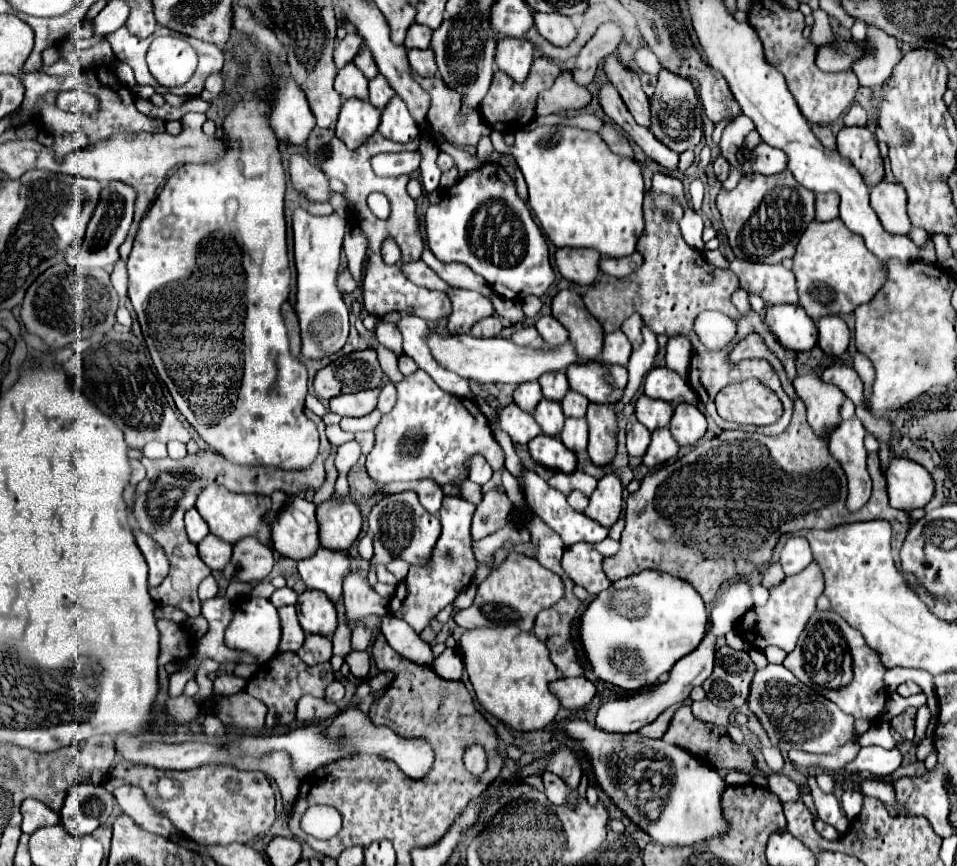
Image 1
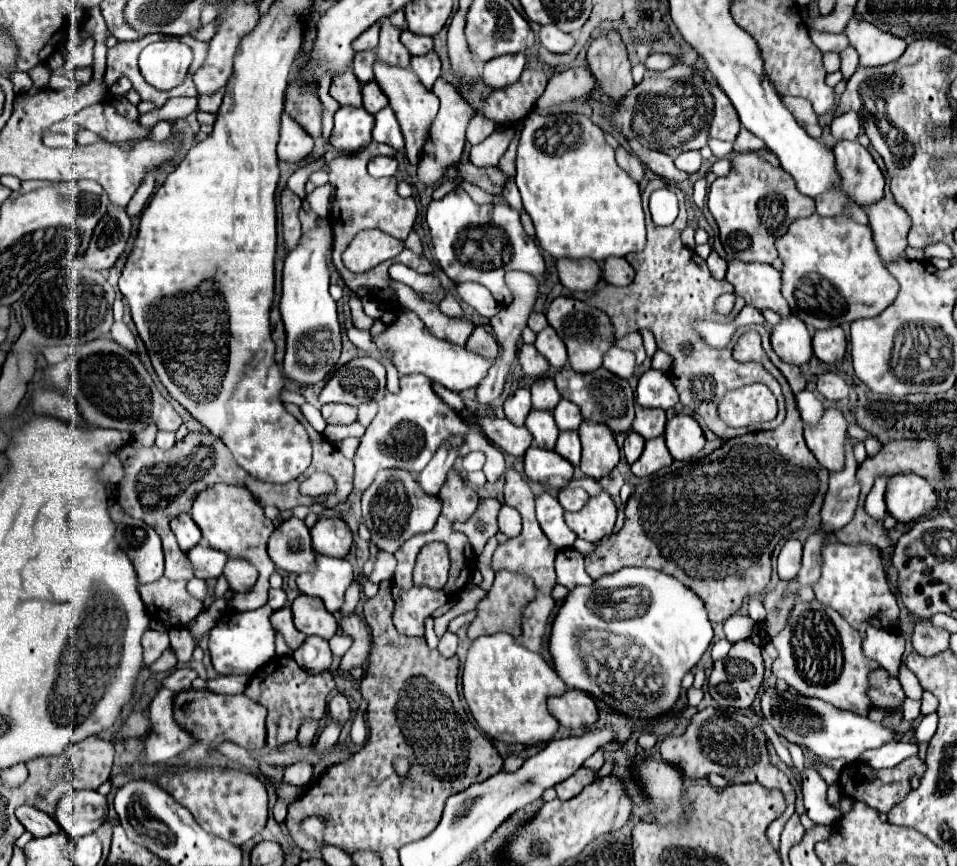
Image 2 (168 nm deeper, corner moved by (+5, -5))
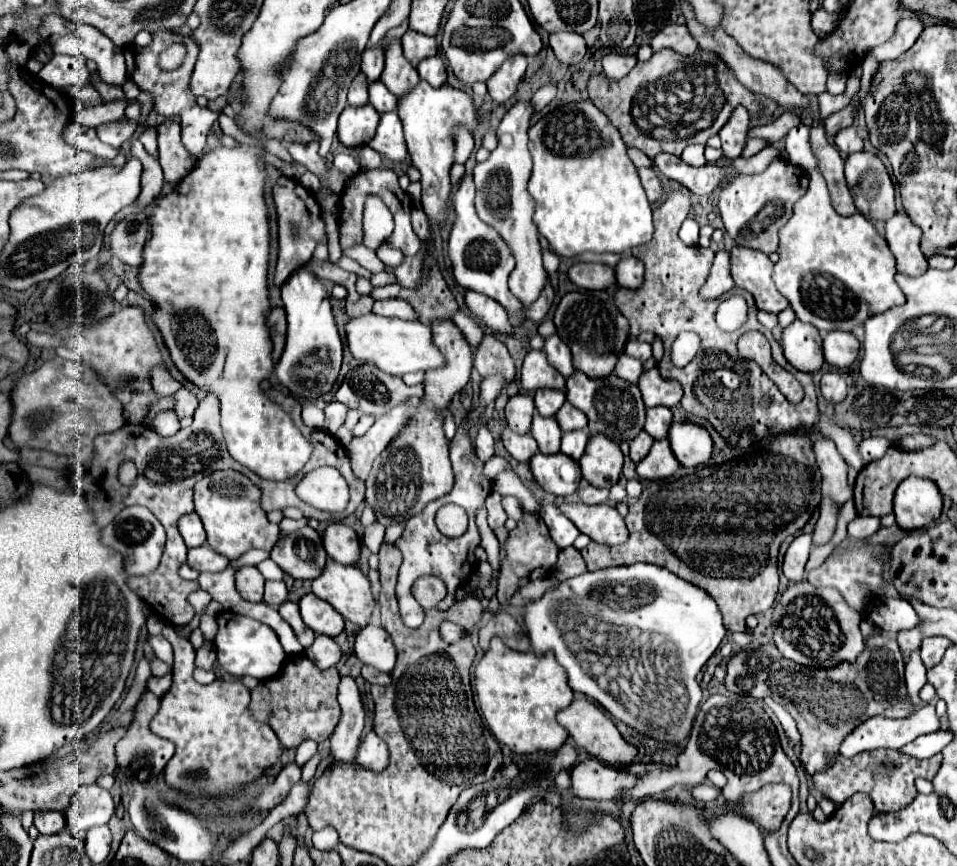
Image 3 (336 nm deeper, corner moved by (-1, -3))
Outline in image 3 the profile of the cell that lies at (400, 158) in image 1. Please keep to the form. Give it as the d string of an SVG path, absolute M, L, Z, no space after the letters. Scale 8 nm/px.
M365 146L359 152L359 164L361 164L361 168L381 168L383 160L381 160L381 154L379 152L375 152L373 148Z

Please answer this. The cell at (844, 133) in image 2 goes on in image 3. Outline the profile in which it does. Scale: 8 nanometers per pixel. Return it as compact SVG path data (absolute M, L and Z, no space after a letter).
M849 126L849 128L843 128L843 130L837 132L835 146L841 150L843 156L847 156L847 154L863 150L863 140L861 140L859 132L853 126Z

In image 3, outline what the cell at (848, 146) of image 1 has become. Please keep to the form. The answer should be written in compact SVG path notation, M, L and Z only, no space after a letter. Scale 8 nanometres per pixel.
M855 152L845 160L845 178L857 210L871 220L885 220L895 212L893 182L883 162L871 152Z

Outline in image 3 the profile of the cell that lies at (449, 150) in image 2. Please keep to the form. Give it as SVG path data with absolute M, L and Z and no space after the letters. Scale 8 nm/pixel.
M455 126L451 136L453 136L453 144L455 144L455 154L453 154L455 164L465 164L473 152L473 136L469 134L469 130L465 126Z

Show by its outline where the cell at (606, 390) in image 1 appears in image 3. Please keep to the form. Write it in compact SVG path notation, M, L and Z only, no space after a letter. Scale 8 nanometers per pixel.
M575 370L567 378L565 394L567 394L567 400L575 408L585 412L585 416L589 418L591 434L601 432L601 434L613 438L613 442L623 442L623 440L635 438L643 430L647 408L641 400L641 390L637 384L621 380L617 374L609 374L603 378L587 378L583 372Z

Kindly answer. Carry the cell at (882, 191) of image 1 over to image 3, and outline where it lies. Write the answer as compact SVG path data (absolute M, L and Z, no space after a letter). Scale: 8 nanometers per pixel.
M895 212L885 222L885 240L897 260L897 270L901 274L919 276L927 270L927 258L919 250L919 238L921 228L901 212Z

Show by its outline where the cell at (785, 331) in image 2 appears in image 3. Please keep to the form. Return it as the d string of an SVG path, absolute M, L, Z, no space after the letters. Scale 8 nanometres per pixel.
M795 320L783 330L781 348L789 364L801 372L815 372L823 364L821 336L813 326L801 320Z

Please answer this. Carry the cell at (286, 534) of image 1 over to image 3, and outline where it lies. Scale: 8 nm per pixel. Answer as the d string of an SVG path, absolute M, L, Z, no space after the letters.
M305 526L291 534L279 536L279 542L271 550L271 560L293 578L313 580L323 572L327 552L317 530Z

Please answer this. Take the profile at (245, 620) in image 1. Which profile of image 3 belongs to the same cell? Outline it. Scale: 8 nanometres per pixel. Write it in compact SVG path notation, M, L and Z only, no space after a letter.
M229 610L217 616L217 624L219 624L219 632L215 636L215 650L217 650L217 660L225 672L233 674L235 678L253 676L257 680L267 680L281 670L285 652L279 644L277 634L267 624L261 624L249 616L233 614Z

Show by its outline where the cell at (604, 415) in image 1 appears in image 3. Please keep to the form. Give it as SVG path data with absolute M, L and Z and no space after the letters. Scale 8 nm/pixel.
M593 434L587 442L587 450L579 460L583 478L597 488L611 488L617 484L623 468L621 448L605 434Z

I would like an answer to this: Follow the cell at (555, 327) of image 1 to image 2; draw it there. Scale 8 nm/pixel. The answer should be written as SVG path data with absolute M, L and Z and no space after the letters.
M547 326L545 330L541 330L541 332L537 334L535 348L547 358L547 362L549 362L553 368L561 370L561 368L567 364L565 344L563 344L563 340L557 336L557 332L555 332L551 326Z

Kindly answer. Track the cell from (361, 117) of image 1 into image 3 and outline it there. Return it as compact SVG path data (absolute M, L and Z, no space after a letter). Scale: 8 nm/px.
M369 104L359 108L347 106L339 116L337 138L347 148L367 146L375 136L377 124L379 124L379 114L377 110L373 110L373 106Z

